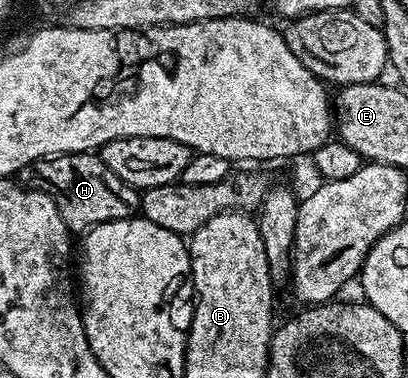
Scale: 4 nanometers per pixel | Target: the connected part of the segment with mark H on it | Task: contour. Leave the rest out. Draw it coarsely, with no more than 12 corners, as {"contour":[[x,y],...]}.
{"contour":[[92,151],[43,157],[18,181],[73,234],[133,216],[141,190]]}

